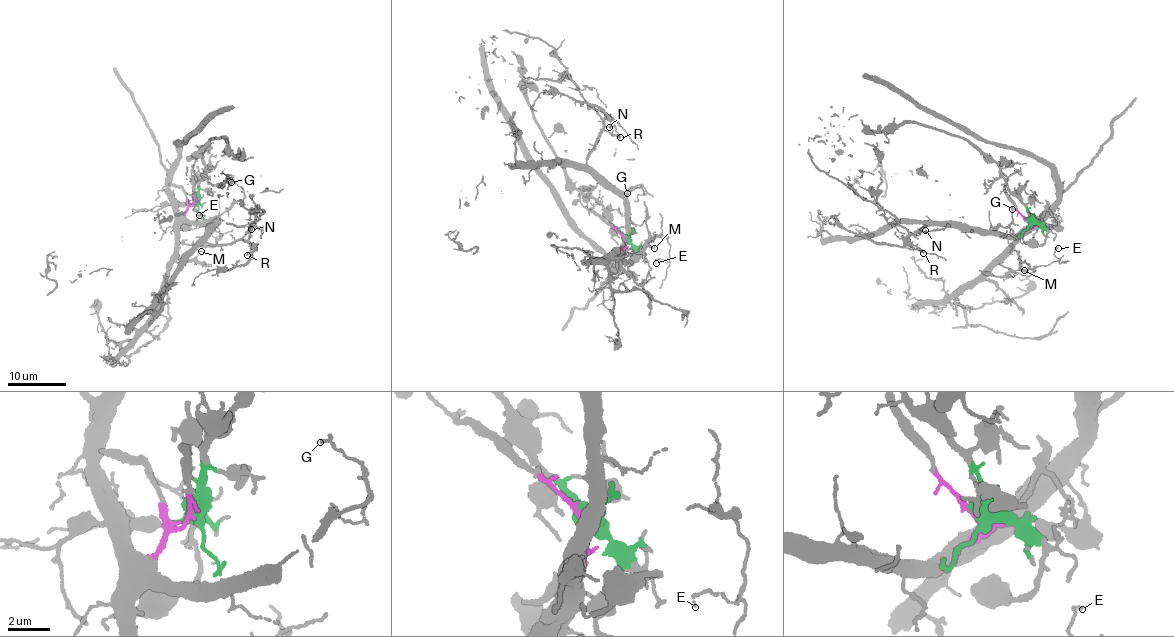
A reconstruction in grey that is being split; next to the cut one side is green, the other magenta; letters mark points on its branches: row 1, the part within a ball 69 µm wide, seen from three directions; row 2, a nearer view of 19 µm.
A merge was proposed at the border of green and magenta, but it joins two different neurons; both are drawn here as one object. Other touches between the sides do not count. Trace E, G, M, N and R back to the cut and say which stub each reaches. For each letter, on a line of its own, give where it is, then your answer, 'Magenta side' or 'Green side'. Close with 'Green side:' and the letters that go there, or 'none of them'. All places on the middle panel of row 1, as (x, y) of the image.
E: Place: (656, 263). Magenta side
G: Place: (627, 193). Magenta side
M: Place: (654, 248). Magenta side
N: Place: (609, 127). Magenta side
R: Place: (620, 137). Magenta side
Green side: none of them

